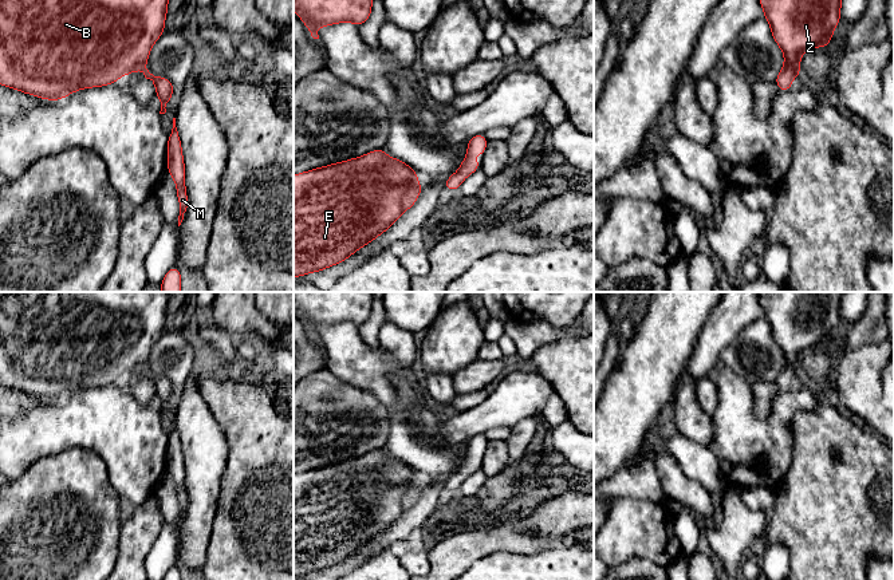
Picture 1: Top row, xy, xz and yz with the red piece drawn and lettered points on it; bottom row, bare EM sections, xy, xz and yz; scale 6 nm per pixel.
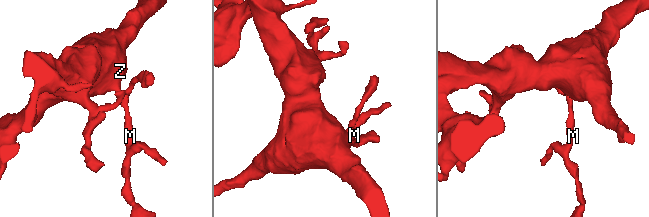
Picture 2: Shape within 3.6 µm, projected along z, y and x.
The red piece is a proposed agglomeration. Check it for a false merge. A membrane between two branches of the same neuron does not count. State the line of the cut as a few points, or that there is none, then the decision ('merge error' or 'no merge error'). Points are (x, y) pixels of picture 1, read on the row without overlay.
no cut | no merge error

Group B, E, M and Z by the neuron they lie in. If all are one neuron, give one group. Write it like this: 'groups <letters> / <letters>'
groups B E M Z

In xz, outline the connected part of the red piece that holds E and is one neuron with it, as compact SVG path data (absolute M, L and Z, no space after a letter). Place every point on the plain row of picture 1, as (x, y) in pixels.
M377 449L362 457L294 476L294 577L319 572L343 563L366 544L386 532L420 497L424 486L417 480L417 470L389 458L385 449Z

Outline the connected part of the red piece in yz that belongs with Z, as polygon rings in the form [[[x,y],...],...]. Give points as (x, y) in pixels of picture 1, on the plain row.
[[[759,292],[764,317],[769,323],[772,338],[784,354],[784,367],[775,382],[779,391],[788,391],[792,379],[802,375],[800,358],[812,348],[828,347],[832,332],[840,320],[843,292]]]

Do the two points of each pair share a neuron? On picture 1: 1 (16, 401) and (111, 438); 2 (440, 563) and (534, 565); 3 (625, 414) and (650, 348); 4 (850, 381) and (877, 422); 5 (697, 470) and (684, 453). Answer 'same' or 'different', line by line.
1: different
2: different
3: same
4: same
5: same

